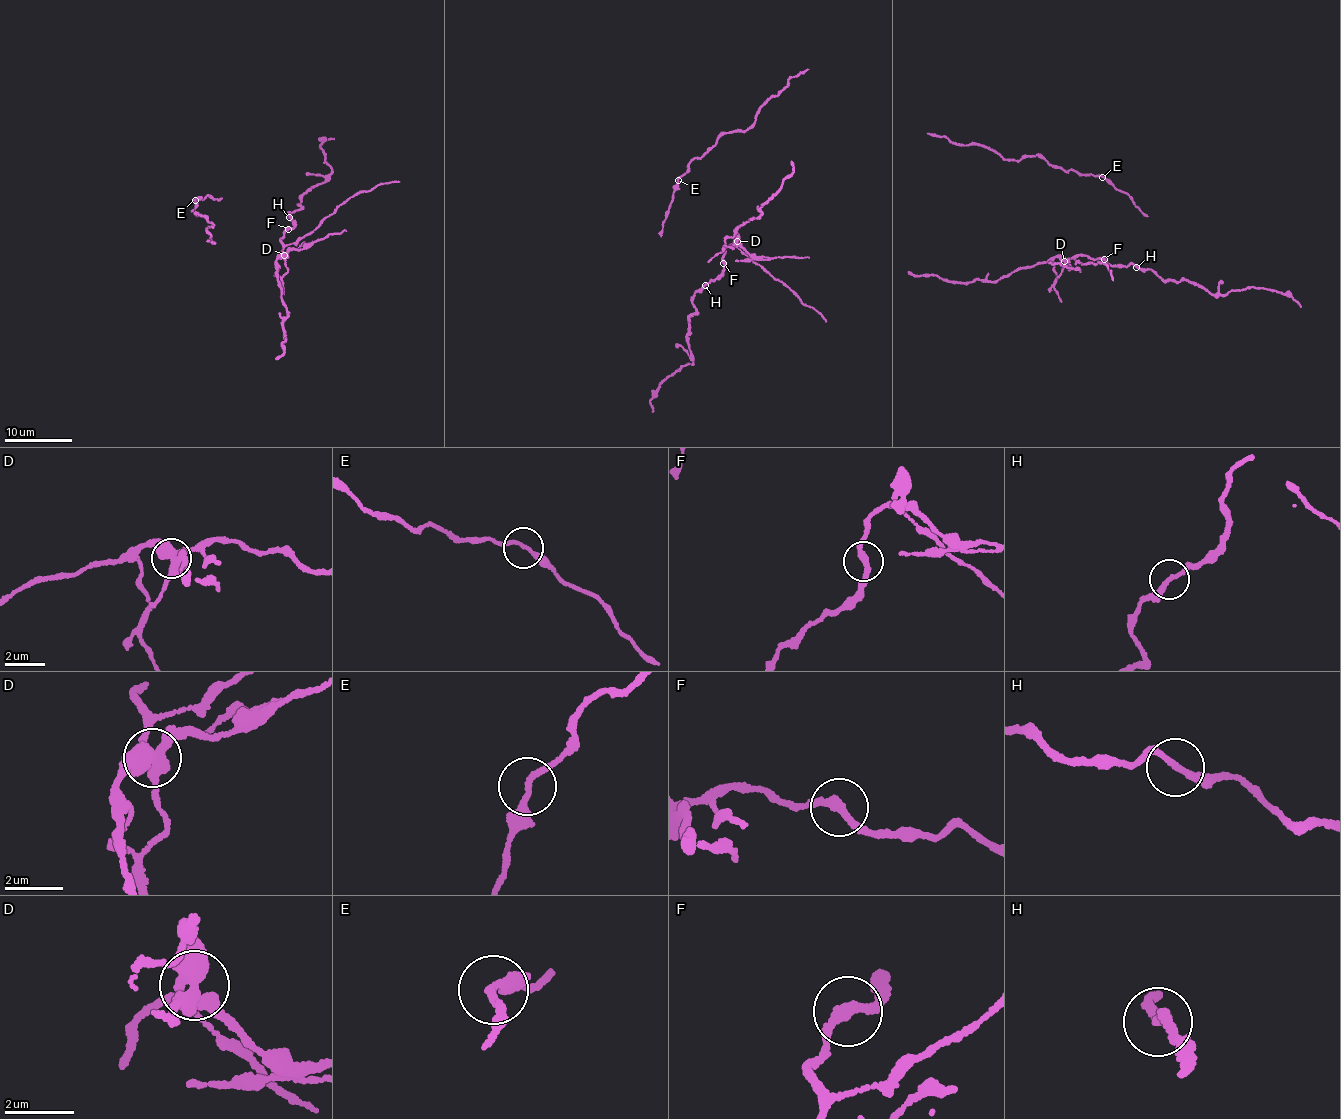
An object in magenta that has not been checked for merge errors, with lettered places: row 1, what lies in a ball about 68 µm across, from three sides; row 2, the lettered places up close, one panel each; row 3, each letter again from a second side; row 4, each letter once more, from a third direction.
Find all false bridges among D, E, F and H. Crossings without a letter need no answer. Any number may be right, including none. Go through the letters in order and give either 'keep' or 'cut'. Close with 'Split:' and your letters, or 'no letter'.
D: cut
E: keep
F: keep
H: cut
Split: D, H

